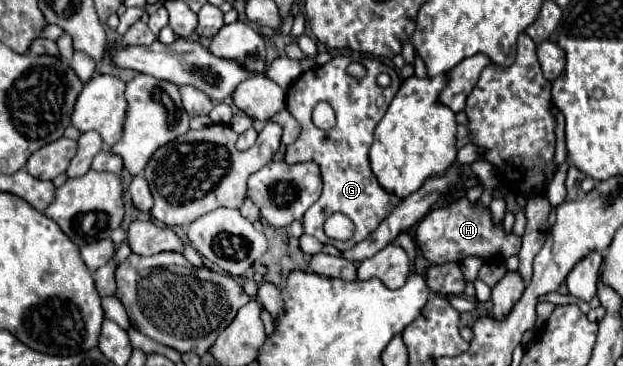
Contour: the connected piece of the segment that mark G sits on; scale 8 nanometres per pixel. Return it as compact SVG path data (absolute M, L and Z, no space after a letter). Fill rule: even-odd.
M353 54L353 58L337 56L323 66L313 66L305 74L301 74L299 80L295 80L287 90L287 110L301 124L301 134L293 144L287 146L285 162L295 164L295 162L315 160L321 166L323 194L303 216L305 234L315 236L321 244L333 244L339 250L353 248L357 242L365 240L379 226L379 222L399 204L397 196L385 194L385 190L379 186L379 182L375 180L375 174L369 168L369 148L373 144L375 126L385 116L399 86L401 86L401 80L393 68L385 66L377 58ZM351 62L359 62L367 70L367 74L363 78L349 76L347 66ZM383 70L391 76L391 86L387 86L387 88L381 88L377 84L377 76ZM321 100L329 102L337 114L337 124L331 130L319 130L311 122L311 112L313 112L315 104ZM333 212L343 212L345 216L349 216L353 220L355 234L351 240L337 242L337 240L331 240L325 236L323 222Z

